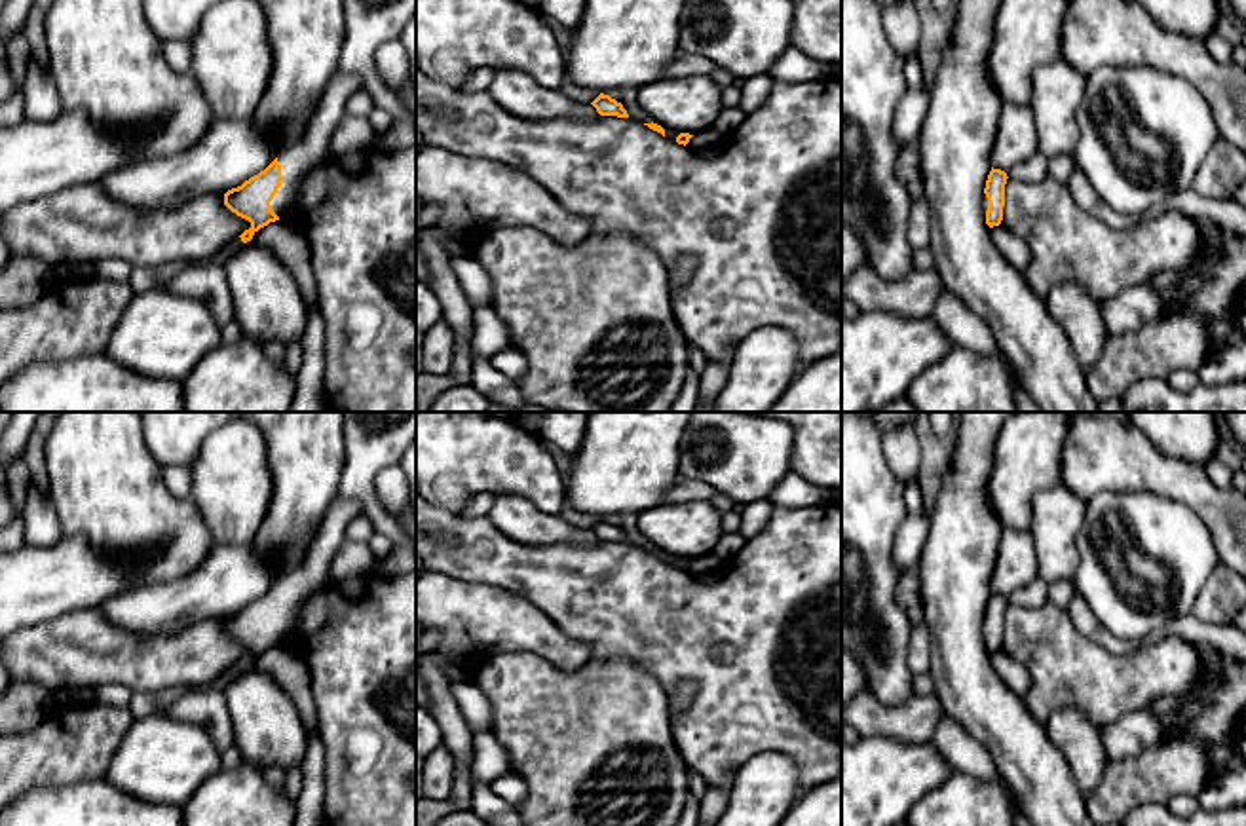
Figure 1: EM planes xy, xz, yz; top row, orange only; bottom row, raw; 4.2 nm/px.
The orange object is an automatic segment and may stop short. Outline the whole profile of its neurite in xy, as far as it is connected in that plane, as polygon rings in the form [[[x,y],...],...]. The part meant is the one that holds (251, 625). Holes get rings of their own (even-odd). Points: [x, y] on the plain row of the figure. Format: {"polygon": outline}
{"polygon": [[[334,497],[302,562],[264,596],[224,619],[224,630],[247,648],[239,661],[243,668],[270,648],[289,642],[302,602],[332,583],[330,560],[346,541],[346,528],[361,513],[359,501]]]}

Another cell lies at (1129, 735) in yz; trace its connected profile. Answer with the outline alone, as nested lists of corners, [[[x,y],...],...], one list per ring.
[[[1147,708],[1130,712],[1115,723],[1100,729],[1100,739],[1109,760],[1138,756],[1153,744],[1176,735],[1174,727],[1164,725]]]

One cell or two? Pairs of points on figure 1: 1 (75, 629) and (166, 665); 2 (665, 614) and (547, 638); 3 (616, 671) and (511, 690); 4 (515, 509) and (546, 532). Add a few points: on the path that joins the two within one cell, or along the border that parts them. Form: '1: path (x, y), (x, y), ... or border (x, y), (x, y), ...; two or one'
1: path (97, 648), (118, 648), (130, 659), (143, 661); one
2: border (536, 604), (563, 631), (587, 646), (589, 659); two
3: path (589, 690), (538, 690); one
4: path (523, 517), (538, 528); one

